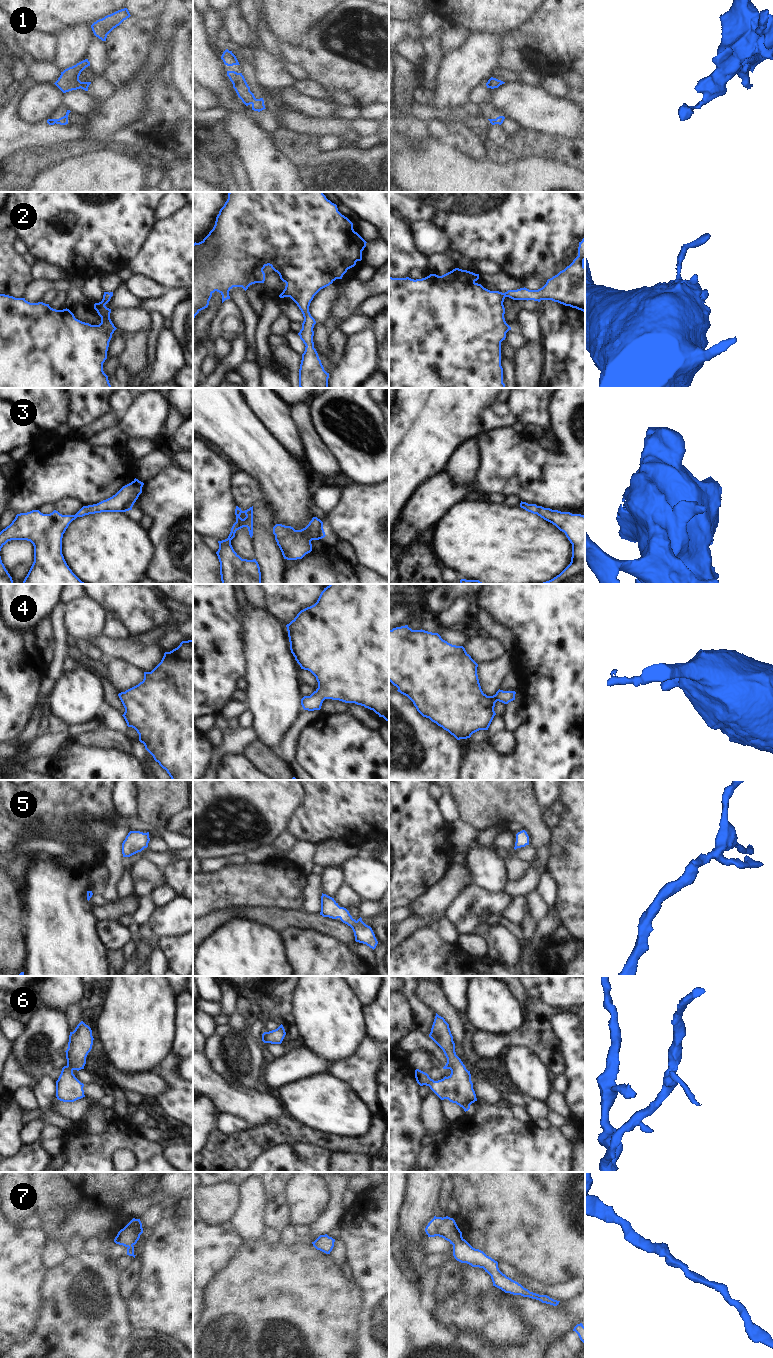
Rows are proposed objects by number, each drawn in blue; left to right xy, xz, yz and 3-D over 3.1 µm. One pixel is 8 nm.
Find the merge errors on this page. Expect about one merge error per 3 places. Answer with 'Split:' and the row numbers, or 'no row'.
Split: no row

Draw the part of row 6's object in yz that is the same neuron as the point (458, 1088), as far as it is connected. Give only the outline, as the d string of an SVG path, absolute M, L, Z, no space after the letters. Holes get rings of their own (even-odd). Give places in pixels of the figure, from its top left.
M436 1013L429 1037L443 1050L447 1063L443 1069L450 1069L451 1074L441 1080L434 1081L419 1069L415 1070L415 1078L420 1086L426 1085L441 1099L448 1099L468 1111L470 1105L477 1101L471 1074L456 1055L455 1043L449 1024Z

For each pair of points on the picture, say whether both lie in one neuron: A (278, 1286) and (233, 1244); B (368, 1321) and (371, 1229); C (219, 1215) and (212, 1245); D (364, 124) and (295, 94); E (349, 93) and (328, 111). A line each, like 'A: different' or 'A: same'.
A: different
B: same
C: different
D: different
E: different

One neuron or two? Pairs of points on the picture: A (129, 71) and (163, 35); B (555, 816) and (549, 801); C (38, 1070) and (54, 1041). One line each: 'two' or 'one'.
A: two
B: one
C: one

